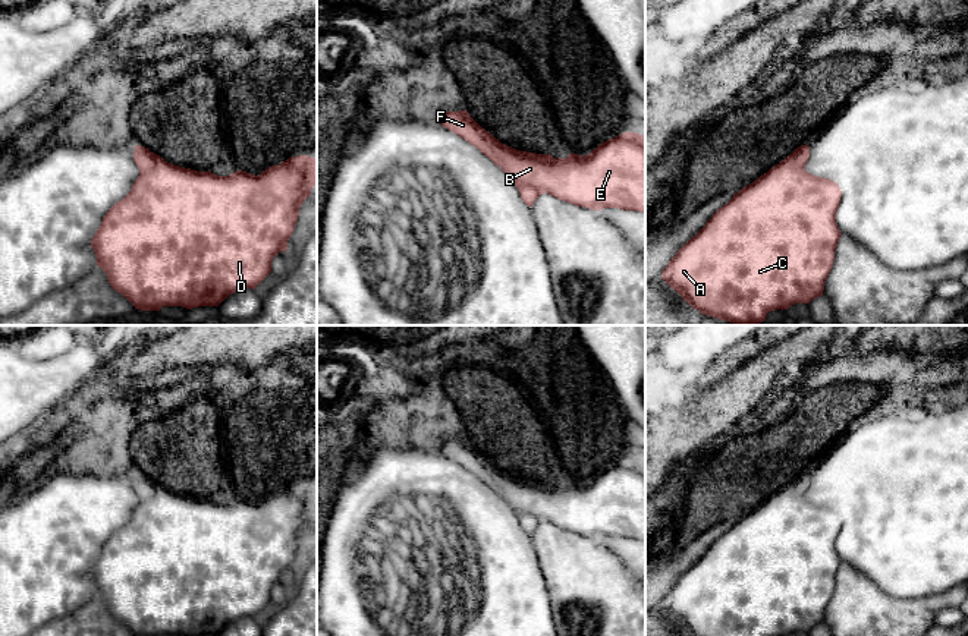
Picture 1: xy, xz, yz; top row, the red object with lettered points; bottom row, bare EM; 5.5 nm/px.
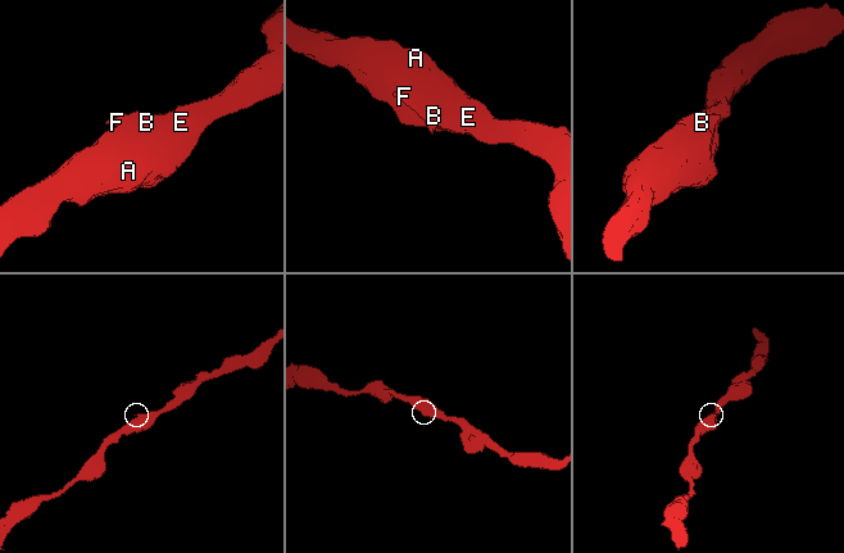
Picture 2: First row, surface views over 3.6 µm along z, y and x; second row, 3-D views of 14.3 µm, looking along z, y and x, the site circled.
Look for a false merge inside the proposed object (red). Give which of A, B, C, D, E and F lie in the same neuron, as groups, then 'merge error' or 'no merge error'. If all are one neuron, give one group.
groups A B C D E / F; merge error

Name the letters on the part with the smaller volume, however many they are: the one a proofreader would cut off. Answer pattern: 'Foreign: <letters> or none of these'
Foreign: F

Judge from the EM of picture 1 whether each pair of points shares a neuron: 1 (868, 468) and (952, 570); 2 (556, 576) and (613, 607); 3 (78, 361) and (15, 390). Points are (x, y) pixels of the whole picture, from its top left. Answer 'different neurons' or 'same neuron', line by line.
1: same neuron
2: same neuron
3: same neuron

